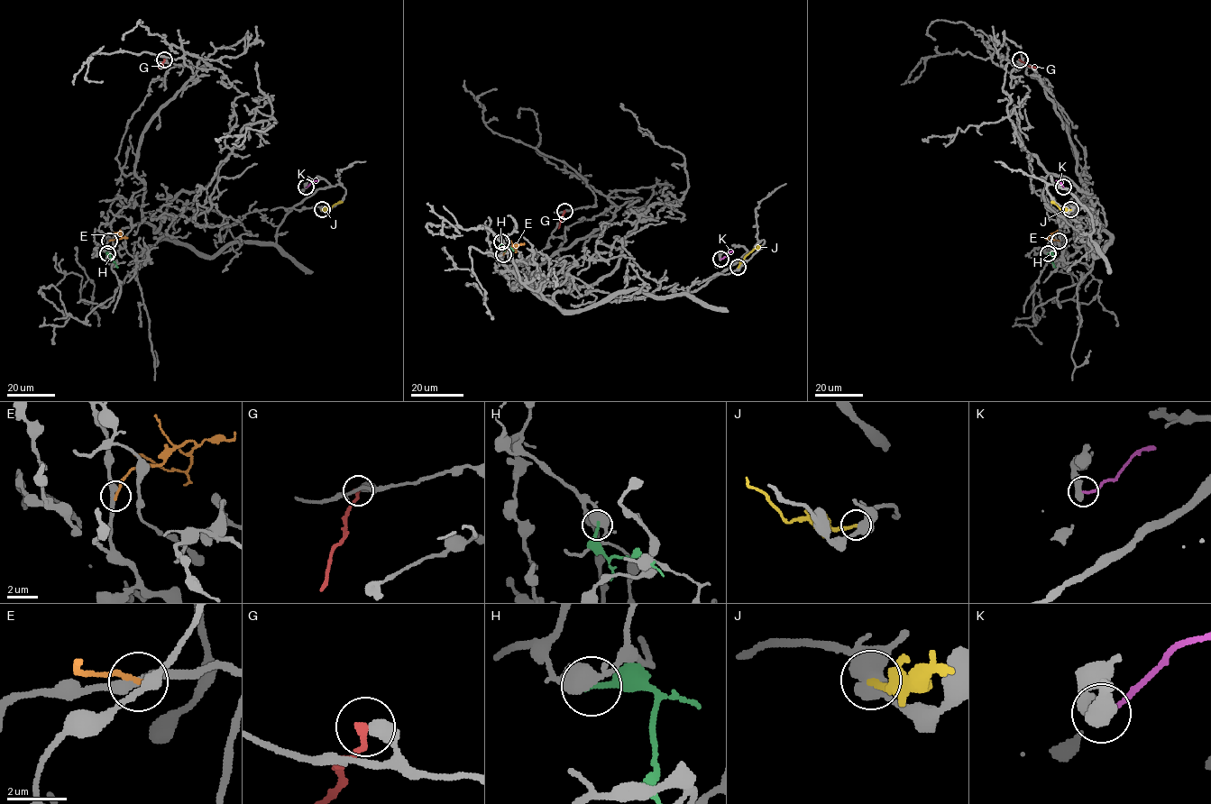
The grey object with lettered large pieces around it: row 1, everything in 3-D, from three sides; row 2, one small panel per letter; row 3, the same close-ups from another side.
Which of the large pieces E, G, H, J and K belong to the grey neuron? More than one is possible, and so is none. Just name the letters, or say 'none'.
none

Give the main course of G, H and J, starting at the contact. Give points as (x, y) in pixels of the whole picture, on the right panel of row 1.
G: (1020, 59), (1035, 68)
H: (1048, 253), (1053, 254), (1056, 267)
J: (1070, 209), (1060, 209), (1051, 201)

